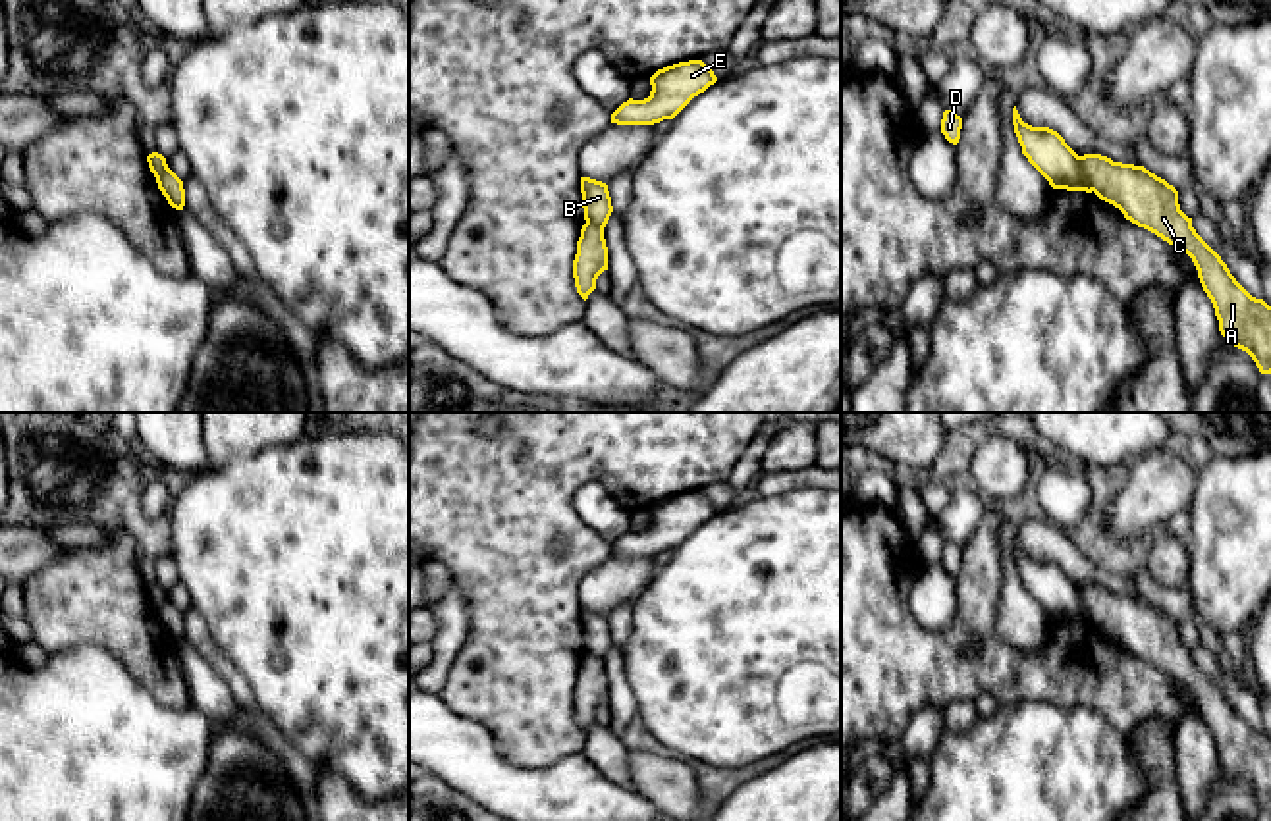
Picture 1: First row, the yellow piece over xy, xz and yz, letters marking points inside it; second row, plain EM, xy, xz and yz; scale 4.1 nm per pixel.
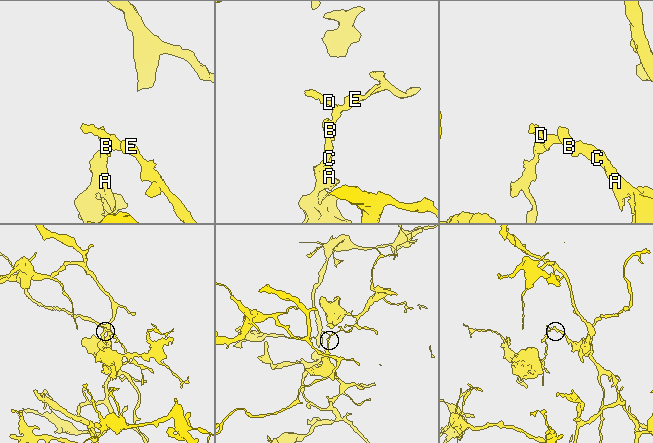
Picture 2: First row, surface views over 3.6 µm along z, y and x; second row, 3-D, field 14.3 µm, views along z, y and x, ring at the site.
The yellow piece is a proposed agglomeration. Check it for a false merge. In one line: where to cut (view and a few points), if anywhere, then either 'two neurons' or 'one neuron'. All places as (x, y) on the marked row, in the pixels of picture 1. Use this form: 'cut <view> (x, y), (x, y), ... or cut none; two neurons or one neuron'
cut yz (1079, 157), (1079, 164), (1092, 189); two neurons

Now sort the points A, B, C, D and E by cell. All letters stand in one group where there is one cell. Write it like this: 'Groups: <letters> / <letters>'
Groups: A C / B D E

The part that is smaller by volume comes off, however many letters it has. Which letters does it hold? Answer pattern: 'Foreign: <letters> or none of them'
Foreign: B, D, E

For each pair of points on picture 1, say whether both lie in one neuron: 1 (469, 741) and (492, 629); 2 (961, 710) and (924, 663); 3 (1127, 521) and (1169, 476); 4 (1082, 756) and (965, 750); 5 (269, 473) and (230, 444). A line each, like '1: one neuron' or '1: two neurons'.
1: two neurons
2: two neurons
3: one neuron
4: one neuron
5: two neurons

